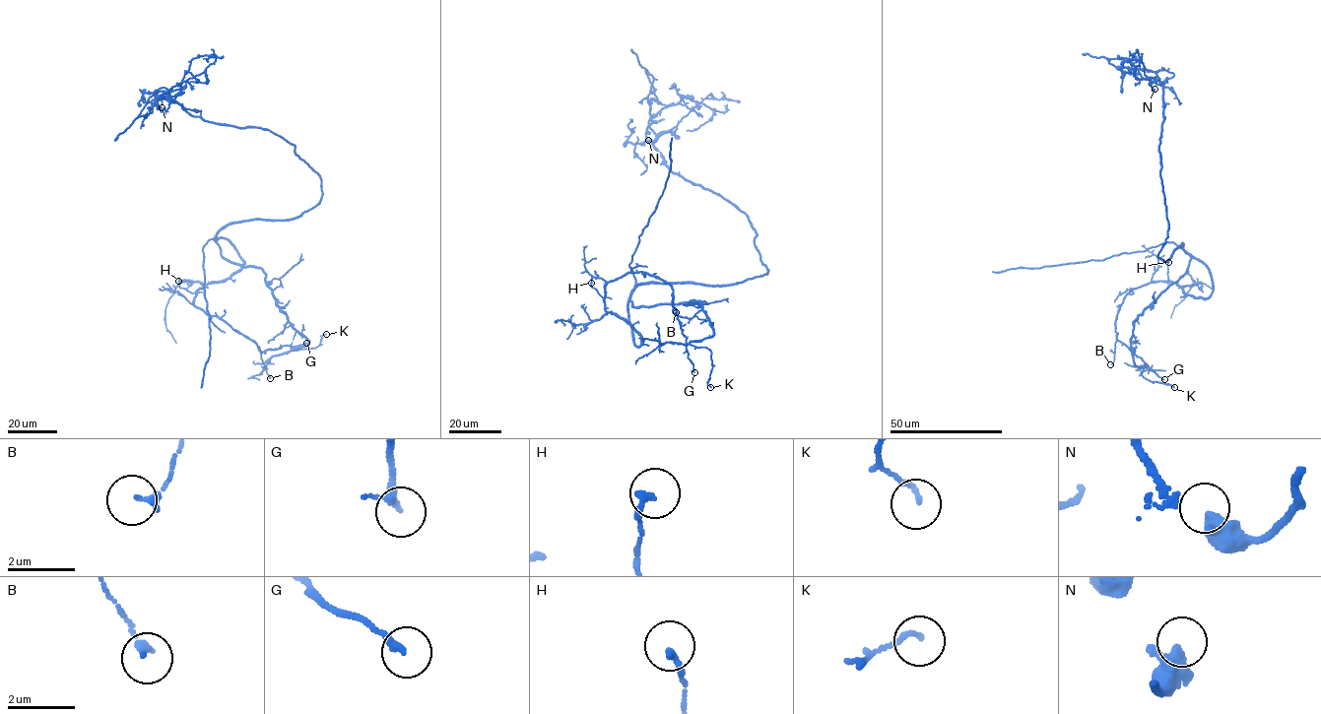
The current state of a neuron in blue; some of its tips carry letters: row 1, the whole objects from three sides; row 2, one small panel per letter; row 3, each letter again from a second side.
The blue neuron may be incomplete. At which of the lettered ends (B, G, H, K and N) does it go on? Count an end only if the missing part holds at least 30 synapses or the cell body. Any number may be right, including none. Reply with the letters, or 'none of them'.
none of them

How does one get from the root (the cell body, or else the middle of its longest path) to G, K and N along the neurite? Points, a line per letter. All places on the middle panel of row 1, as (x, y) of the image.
G: (724, 285), (637, 286), (637, 346), (605, 285), (668, 283), (694, 372)
K: (724, 285), (642, 284), (629, 300), (640, 307), (700, 303), (713, 334), (690, 343), (710, 351), (710, 387)
N: (724, 285), (768, 271), (756, 232), (729, 202), (670, 170), (653, 144), (660, 132), (676, 127), (648, 140)

